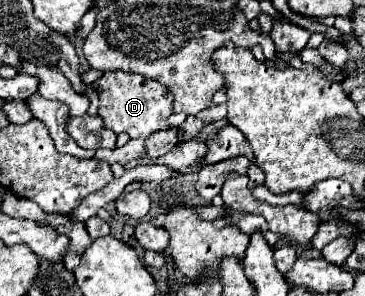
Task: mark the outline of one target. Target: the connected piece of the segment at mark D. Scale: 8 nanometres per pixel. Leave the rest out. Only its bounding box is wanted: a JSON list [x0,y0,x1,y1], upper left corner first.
[96,70,172,138]

